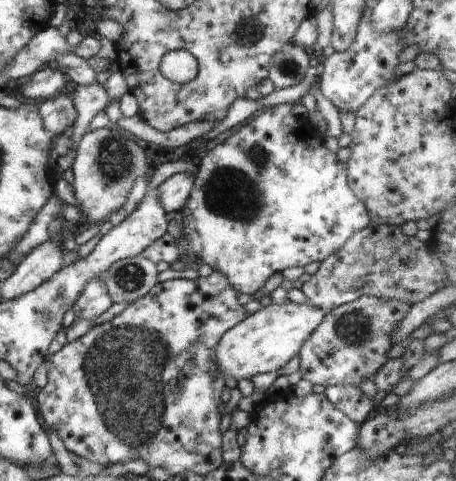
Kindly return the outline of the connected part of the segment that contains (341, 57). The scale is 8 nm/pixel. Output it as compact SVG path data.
M371 6L364 12L360 20L354 42L344 52L334 52L324 57L321 78L319 80L322 95L330 100L338 109L340 114L346 112L356 113L367 100L376 92L388 85L389 82L397 80L398 64L400 64L400 53L406 47L400 36L399 30L394 32L376 32L372 28Z

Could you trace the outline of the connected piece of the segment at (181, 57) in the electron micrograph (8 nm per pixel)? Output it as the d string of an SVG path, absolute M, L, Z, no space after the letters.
M179 48L163 56L159 69L164 78L175 83L186 84L196 78L199 64L188 50Z

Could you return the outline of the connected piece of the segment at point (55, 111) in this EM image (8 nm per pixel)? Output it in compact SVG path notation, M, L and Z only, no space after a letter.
M64 94L41 100L38 103L38 112L44 128L52 134L52 138L66 134L68 128L73 126L78 118L73 100Z

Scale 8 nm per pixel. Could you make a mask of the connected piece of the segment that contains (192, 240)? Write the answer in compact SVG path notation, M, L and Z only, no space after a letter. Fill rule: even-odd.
M290 103L265 107L202 158L200 166L197 166L192 192L181 210L184 230L180 240L166 233L140 256L154 264L164 261L176 267L179 266L178 258L192 254L212 270L224 274L239 294L252 297L260 296L261 288L275 272L291 266L304 267L310 262L322 262L371 221L366 206L348 186L346 163L340 162L337 153L326 148L324 138L319 136L307 115L292 114Z

